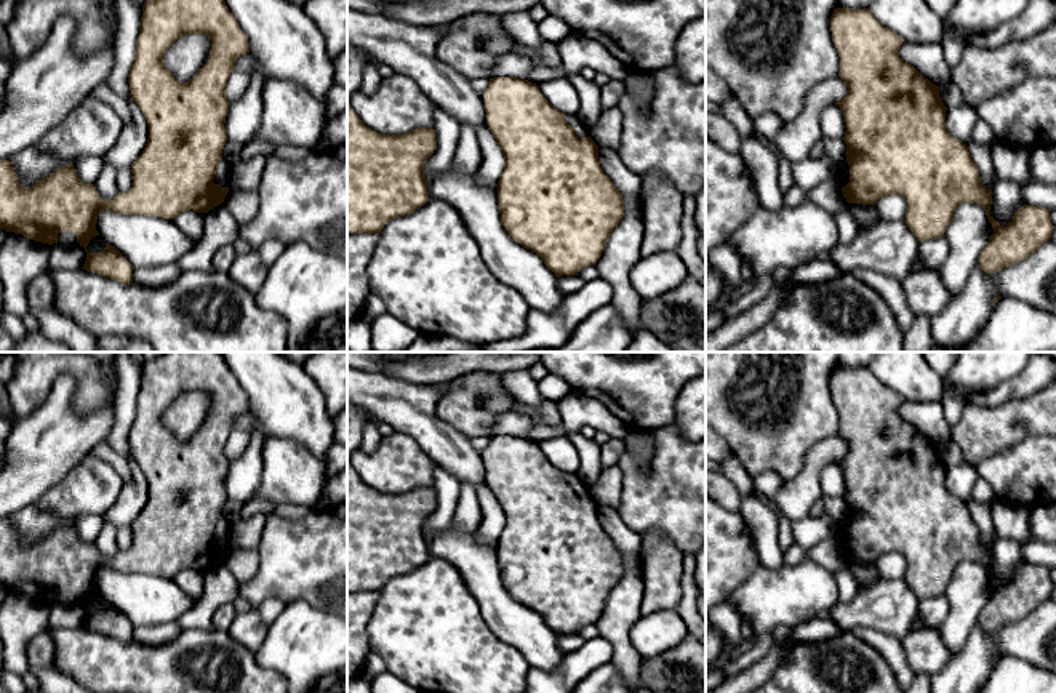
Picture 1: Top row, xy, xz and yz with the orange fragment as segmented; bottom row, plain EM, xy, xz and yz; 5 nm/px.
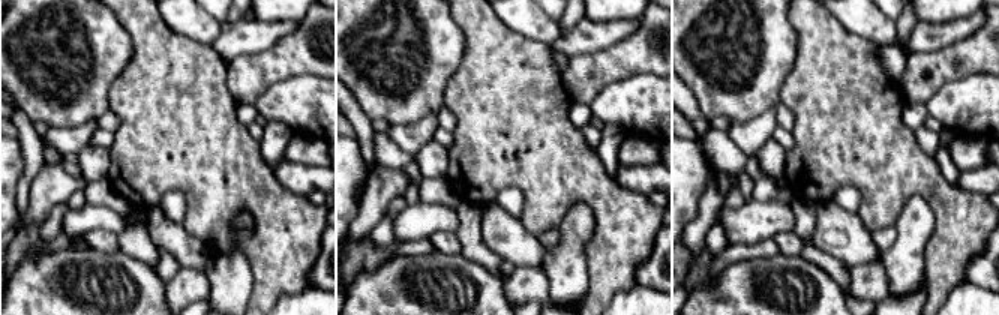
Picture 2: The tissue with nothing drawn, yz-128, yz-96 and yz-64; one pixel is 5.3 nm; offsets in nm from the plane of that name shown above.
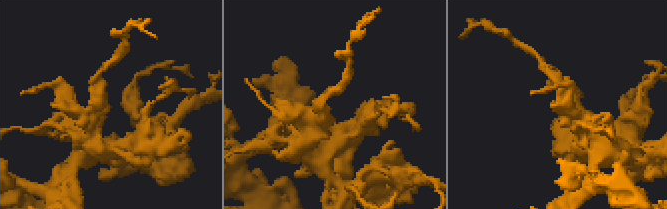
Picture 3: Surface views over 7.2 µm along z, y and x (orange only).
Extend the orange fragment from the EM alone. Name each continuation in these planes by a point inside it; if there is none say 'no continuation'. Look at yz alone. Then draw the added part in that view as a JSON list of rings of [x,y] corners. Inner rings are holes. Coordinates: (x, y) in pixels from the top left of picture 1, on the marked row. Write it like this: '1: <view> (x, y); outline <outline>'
1: yz (842, 176); outline [[[846,160],[837,163],[837,176],[835,176],[835,179],[838,181],[838,184],[842,187],[845,187],[850,182],[850,165],[848,165]]]

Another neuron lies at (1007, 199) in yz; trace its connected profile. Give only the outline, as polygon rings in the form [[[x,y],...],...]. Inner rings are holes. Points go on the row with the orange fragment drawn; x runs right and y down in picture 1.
[[[994,174],[990,216],[1000,226],[1006,226],[1022,205],[1024,198],[1021,192],[1021,184],[1000,179]]]

